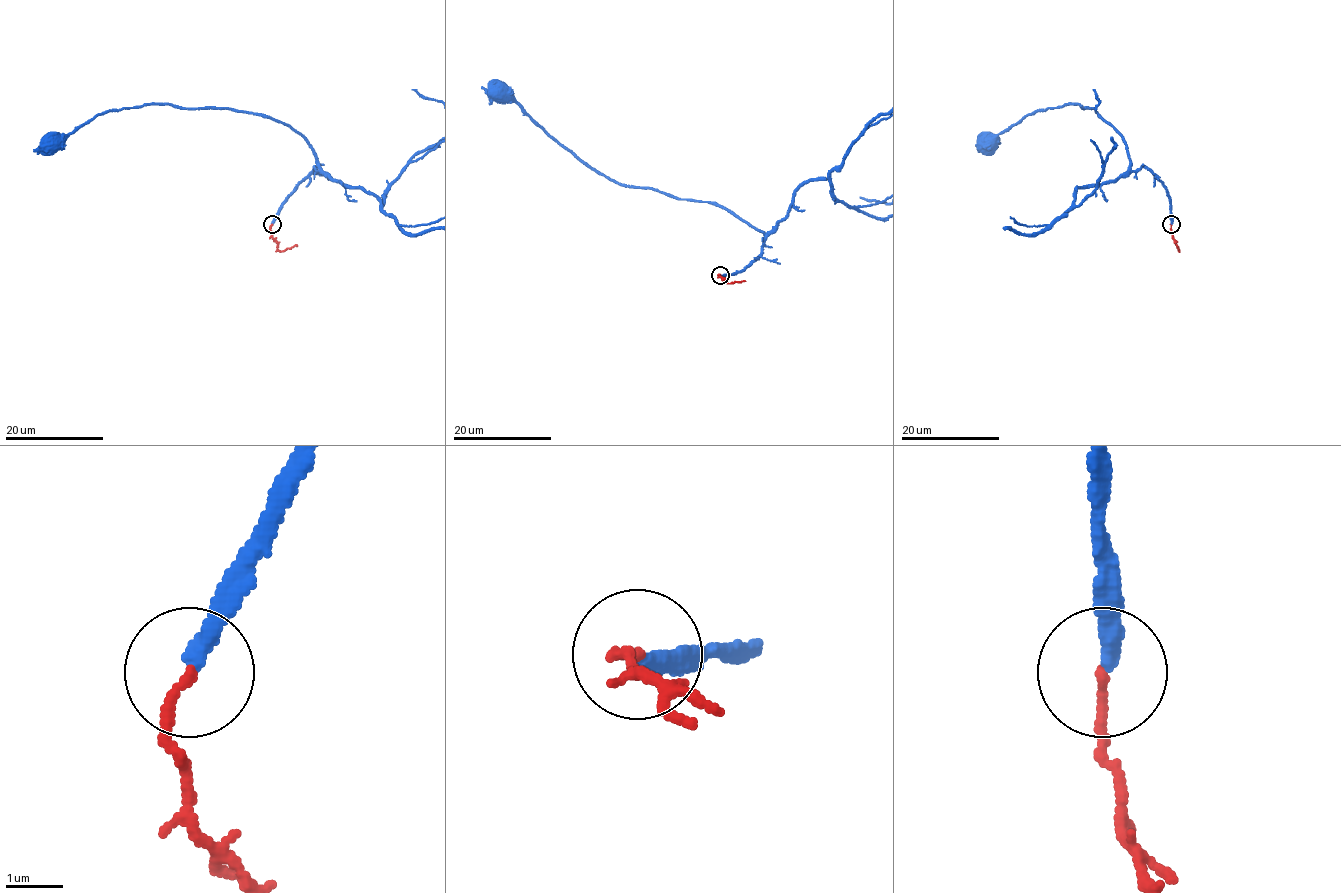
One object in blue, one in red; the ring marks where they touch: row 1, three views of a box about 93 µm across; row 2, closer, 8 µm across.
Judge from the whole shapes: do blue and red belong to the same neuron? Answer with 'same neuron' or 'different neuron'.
different neuron

